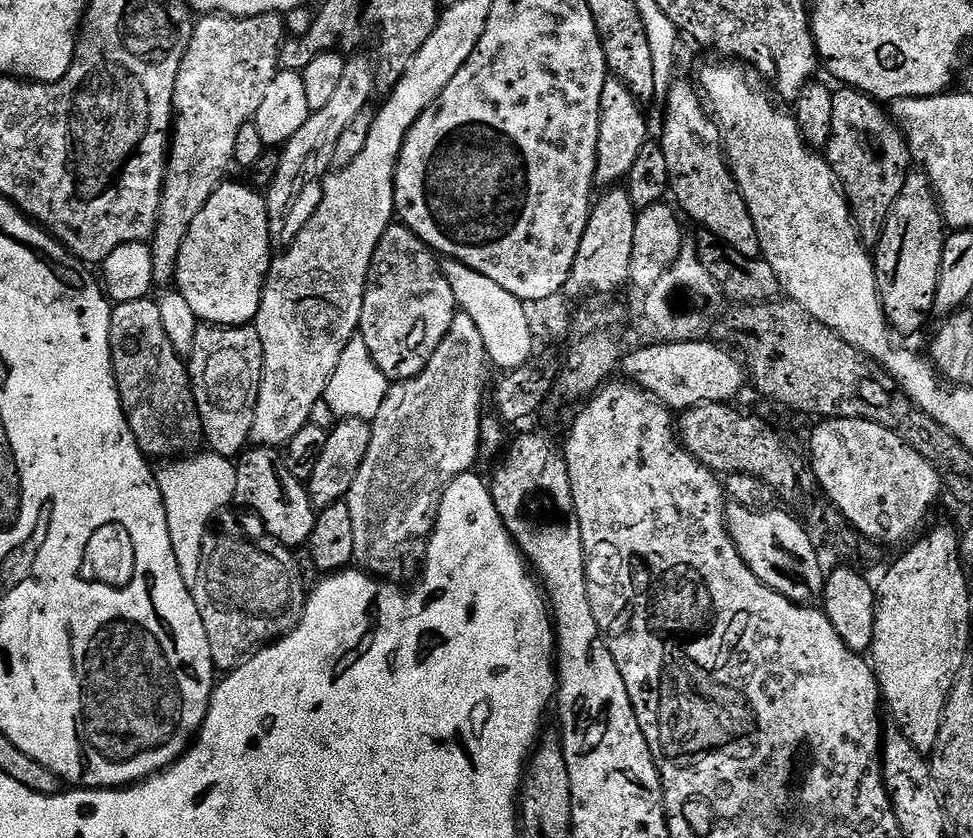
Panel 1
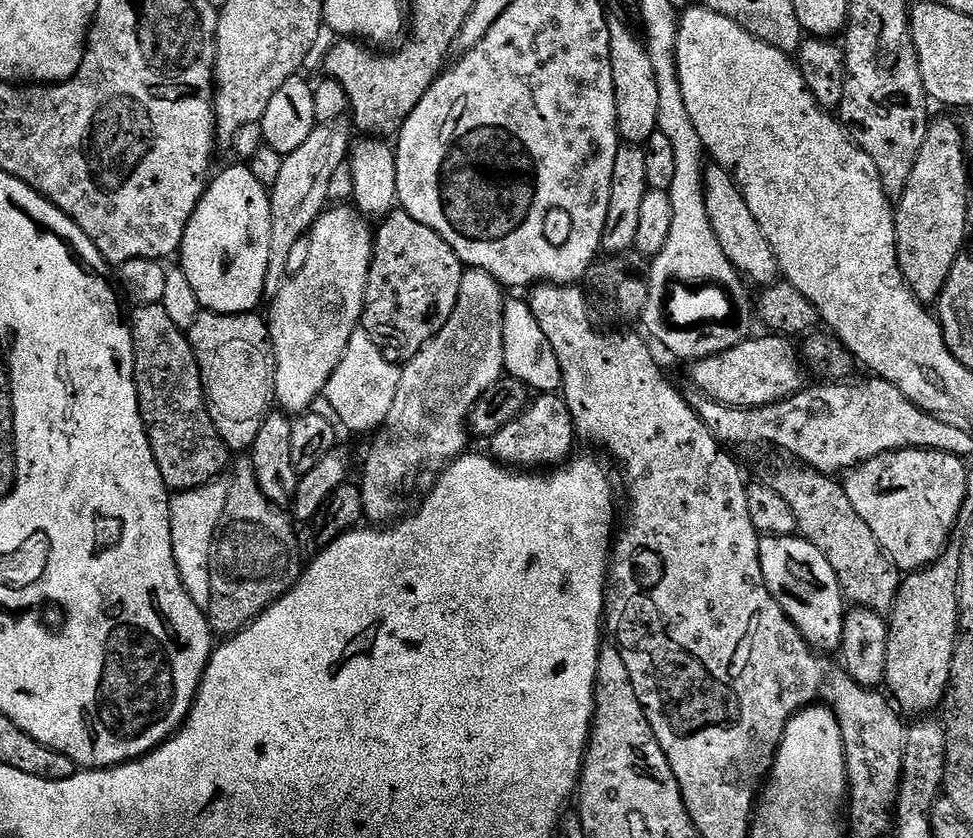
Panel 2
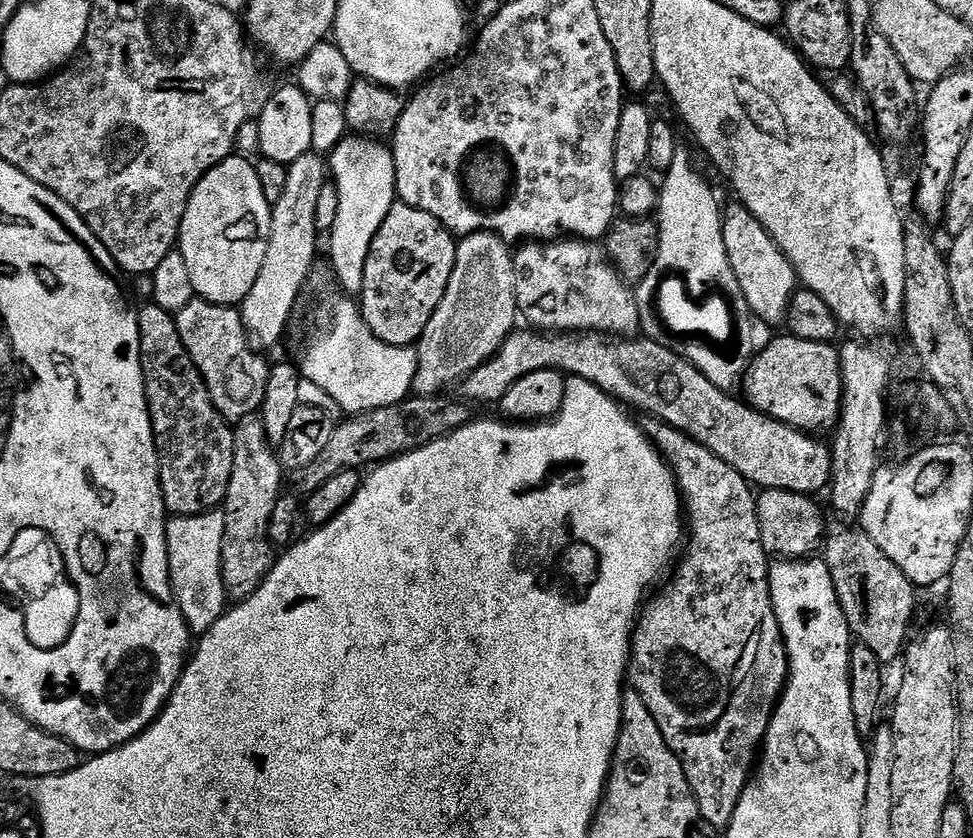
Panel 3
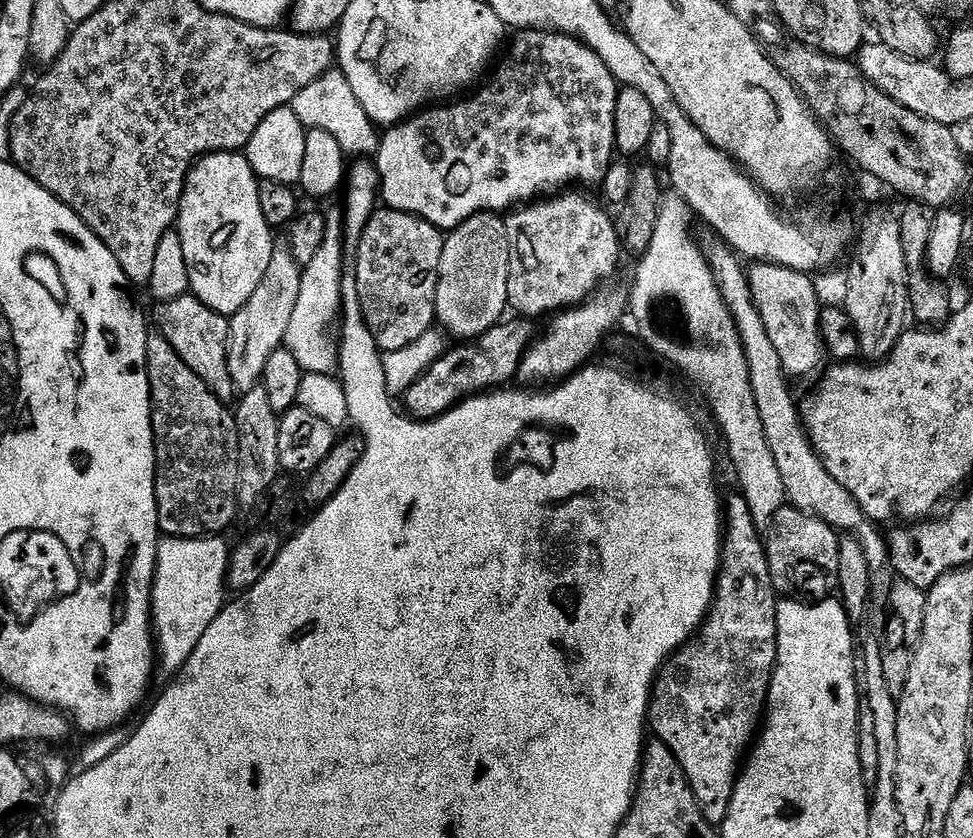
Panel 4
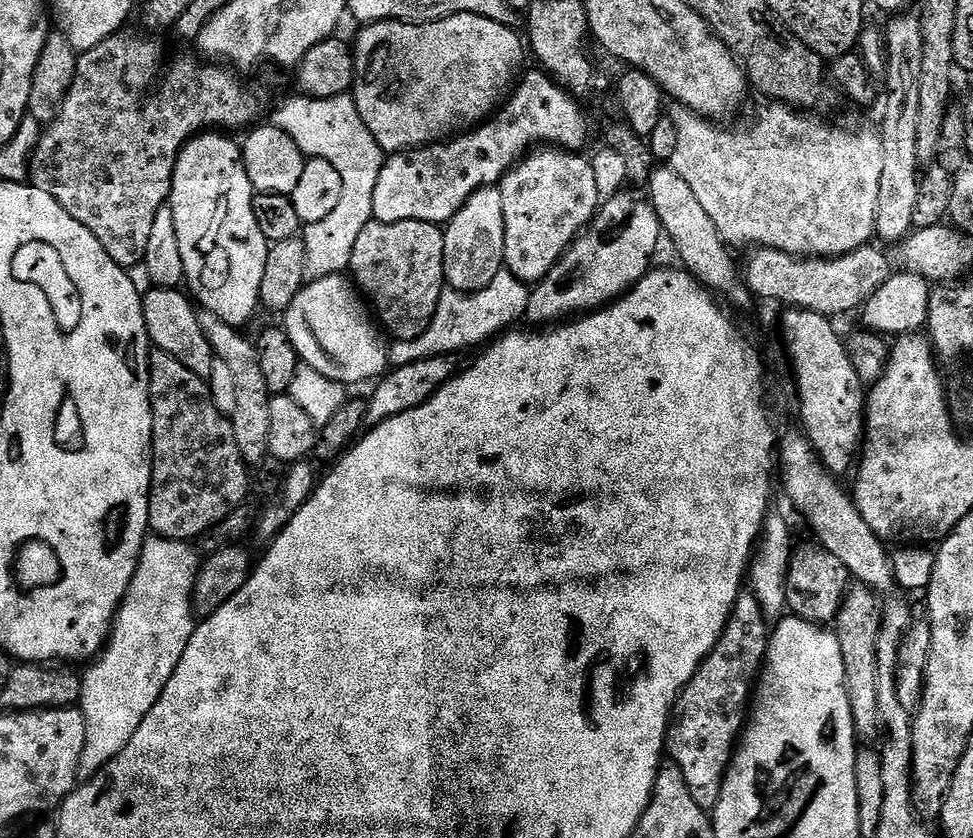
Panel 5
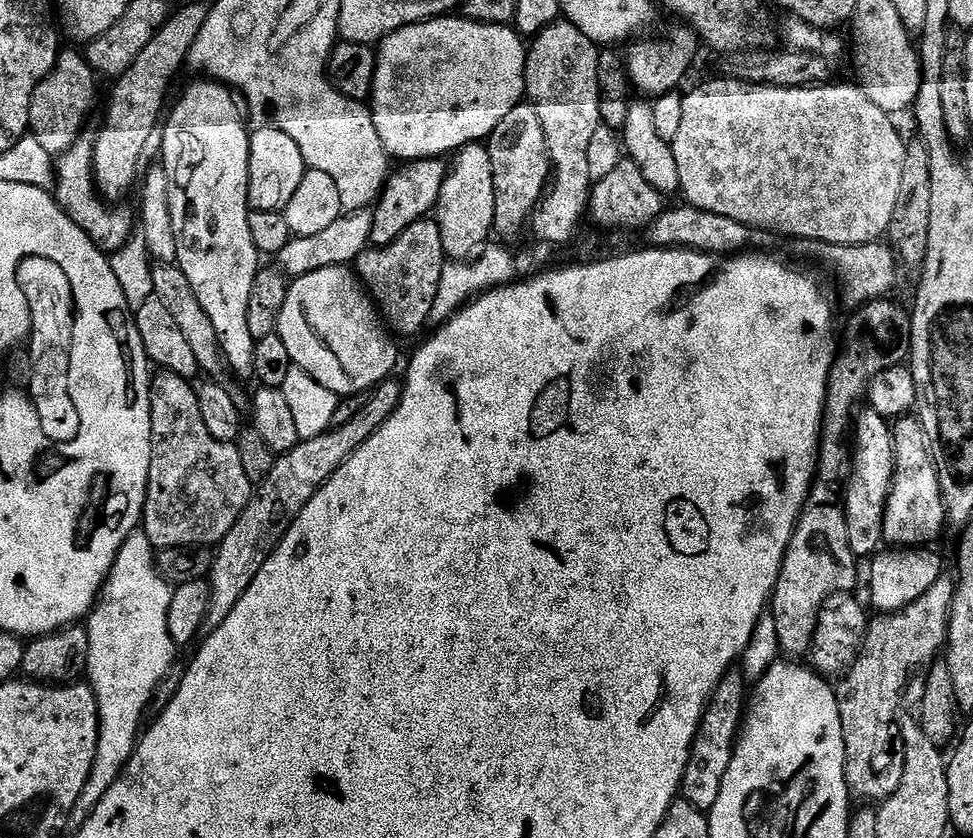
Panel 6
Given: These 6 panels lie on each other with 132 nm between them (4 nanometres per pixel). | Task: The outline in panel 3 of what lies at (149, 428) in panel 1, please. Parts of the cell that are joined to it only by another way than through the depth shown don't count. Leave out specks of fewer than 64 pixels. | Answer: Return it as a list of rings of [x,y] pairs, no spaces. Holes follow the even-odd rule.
[[[148,302],[143,306],[145,308],[142,310],[139,309],[136,321],[138,322],[138,330],[140,331],[140,357],[142,358],[146,402],[148,403],[148,413],[150,414],[150,422],[152,423],[152,433],[154,434],[154,442],[156,443],[158,462],[160,463],[160,485],[162,486],[162,494],[164,495],[164,507],[172,516],[201,516],[204,512],[217,511],[223,505],[226,498],[226,490],[230,486],[230,478],[234,470],[234,442],[236,441],[236,434],[233,425],[229,421],[224,420],[222,414],[218,414],[218,410],[208,393],[206,382],[202,378],[198,366],[194,366],[194,362],[190,358],[190,354],[178,334],[175,315],[162,310],[155,302]]]

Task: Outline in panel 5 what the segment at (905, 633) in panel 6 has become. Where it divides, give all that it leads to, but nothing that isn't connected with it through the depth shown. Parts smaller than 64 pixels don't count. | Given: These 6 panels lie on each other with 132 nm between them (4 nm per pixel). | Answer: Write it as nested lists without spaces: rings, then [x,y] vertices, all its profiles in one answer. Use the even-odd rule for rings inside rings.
[[[856,582],[849,587],[848,597],[839,615],[834,621],[835,631],[842,646],[842,662],[846,666],[846,690],[850,698],[850,710],[854,718],[857,737],[872,742],[882,732],[880,711],[878,710],[878,640],[880,638],[880,621],[882,604],[877,593],[865,584]]]

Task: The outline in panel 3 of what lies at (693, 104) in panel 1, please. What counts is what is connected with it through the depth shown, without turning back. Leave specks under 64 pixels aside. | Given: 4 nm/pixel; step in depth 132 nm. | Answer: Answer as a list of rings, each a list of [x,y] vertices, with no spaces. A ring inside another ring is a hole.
[[[735,207],[729,212],[727,209],[722,216],[730,270],[734,270],[734,278],[738,278],[742,298],[746,298],[753,317],[759,323],[761,320],[764,324],[783,325],[788,319],[792,296],[798,291],[796,272],[782,250],[772,241],[762,222],[758,222],[758,218],[754,218],[754,214],[750,214],[747,208]]]

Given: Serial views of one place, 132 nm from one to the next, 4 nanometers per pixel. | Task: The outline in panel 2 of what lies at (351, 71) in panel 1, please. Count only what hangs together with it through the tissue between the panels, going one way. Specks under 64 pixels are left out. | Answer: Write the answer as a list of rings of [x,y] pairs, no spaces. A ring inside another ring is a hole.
[[[343,123],[321,124],[313,128],[310,138],[298,146],[290,155],[283,157],[278,178],[270,185],[272,202],[272,229],[270,230],[270,266],[265,293],[274,294],[280,289],[286,273],[289,271],[288,259],[296,248],[296,243],[303,241],[312,230],[312,224],[328,204],[328,187],[334,170],[345,163],[350,152],[350,135],[343,128]]]

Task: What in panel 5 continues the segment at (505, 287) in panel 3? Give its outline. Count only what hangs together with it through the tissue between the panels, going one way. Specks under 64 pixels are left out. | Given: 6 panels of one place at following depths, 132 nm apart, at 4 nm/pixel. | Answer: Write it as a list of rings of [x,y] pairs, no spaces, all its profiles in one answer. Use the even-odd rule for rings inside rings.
[[[499,187],[479,188],[444,228],[444,278],[453,292],[481,292],[504,268],[506,222]]]

